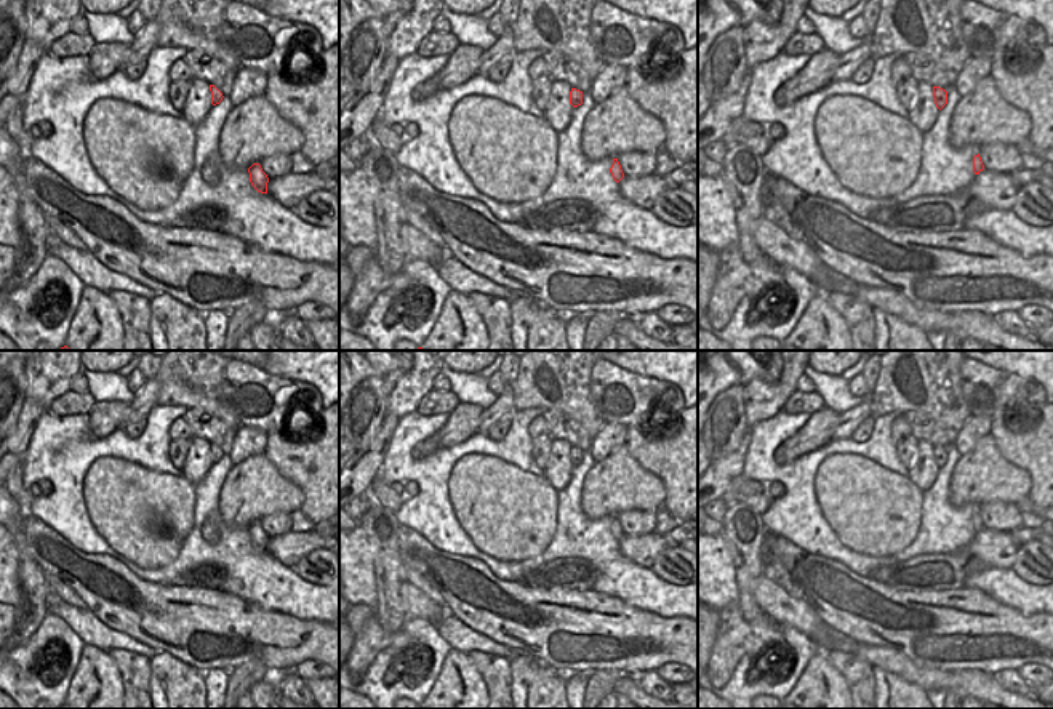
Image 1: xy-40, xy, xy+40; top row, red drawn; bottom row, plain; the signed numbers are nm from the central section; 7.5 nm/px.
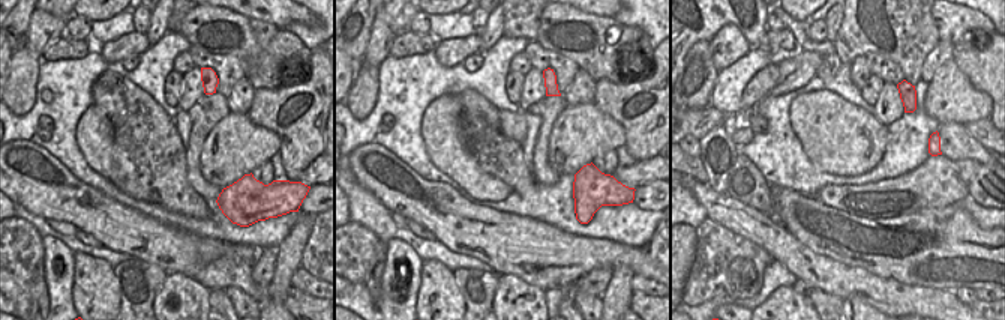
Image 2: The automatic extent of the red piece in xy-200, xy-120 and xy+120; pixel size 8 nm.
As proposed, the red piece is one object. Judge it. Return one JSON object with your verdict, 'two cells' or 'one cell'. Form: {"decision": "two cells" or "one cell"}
{"decision": "two cells"}

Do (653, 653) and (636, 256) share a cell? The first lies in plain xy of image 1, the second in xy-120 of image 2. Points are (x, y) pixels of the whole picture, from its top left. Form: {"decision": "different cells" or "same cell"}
{"decision": "same cell"}

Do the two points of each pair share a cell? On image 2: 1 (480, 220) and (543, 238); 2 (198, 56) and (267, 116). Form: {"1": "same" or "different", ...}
{"1": "same", "2": "different"}

